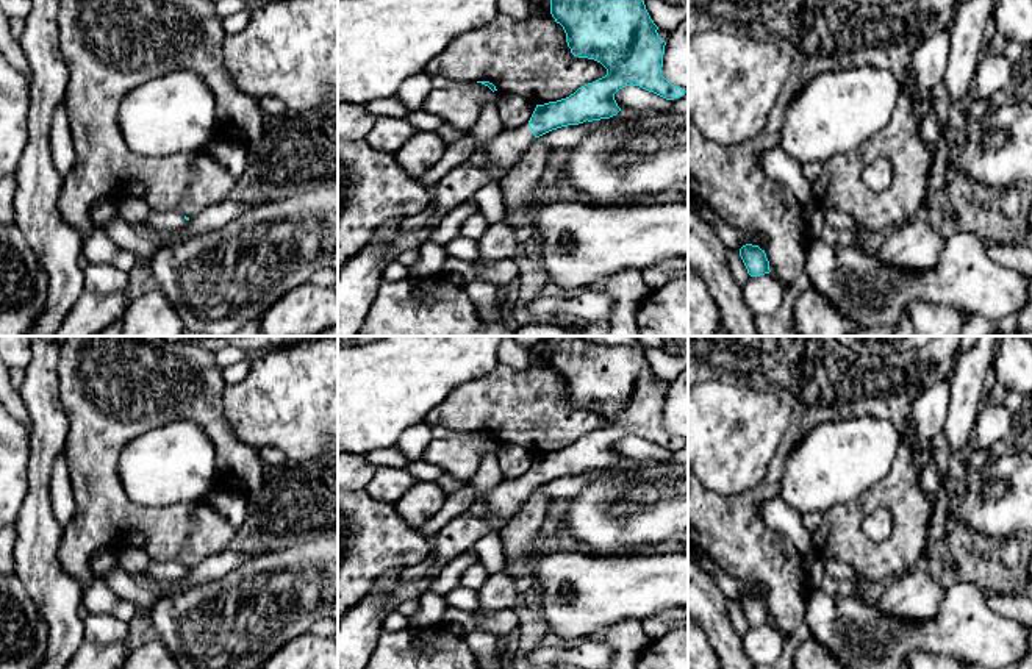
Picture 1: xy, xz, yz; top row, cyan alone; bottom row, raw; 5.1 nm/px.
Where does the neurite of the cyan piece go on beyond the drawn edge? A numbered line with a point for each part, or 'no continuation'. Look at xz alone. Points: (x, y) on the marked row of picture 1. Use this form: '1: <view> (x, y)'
1: xz (505, 150)

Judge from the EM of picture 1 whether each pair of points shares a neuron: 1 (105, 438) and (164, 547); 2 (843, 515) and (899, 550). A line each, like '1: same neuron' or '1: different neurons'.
1: same neuron
2: same neuron

